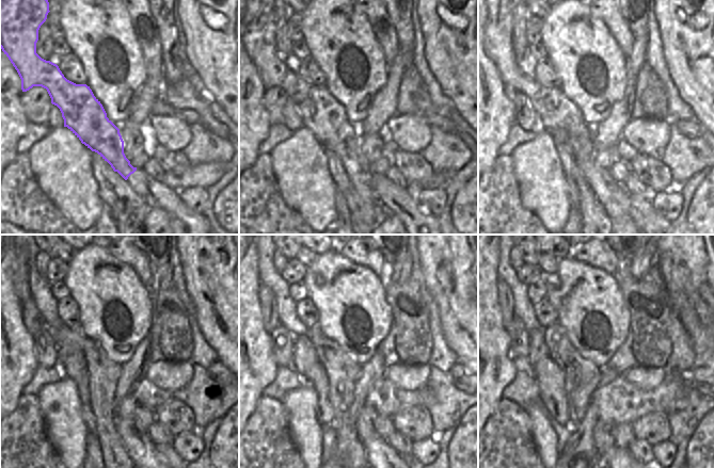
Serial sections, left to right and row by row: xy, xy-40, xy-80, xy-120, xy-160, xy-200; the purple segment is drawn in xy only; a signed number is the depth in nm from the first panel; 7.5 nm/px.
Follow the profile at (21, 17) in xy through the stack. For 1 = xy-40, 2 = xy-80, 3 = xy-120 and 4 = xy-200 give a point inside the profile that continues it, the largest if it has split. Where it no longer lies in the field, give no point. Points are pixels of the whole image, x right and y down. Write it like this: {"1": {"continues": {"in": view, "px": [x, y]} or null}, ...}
{"1": {"continues": {"in": "xy-40", "px": [322, 114]}}, "2": {"continues": {"in": "xy-80", "px": [555, 110]}}, "3": {"continues": {"in": "xy-120", "px": [142, 451]}}, "4": {"continues": {"in": "xy-200", "px": [616, 451]}}}

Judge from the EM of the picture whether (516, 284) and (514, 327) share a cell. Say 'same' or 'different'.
different

